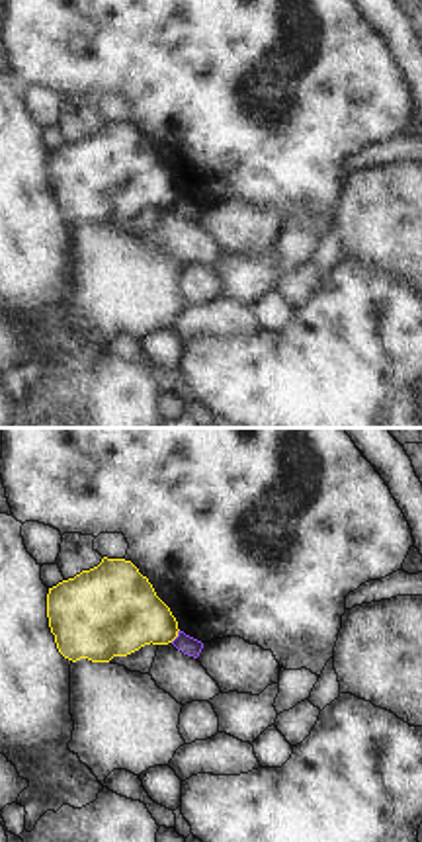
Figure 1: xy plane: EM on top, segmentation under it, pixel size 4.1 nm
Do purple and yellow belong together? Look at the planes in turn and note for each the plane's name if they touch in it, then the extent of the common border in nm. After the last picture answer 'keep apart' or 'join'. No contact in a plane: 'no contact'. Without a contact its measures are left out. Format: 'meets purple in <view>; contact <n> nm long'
meets purple in xy; contact 70 nm long

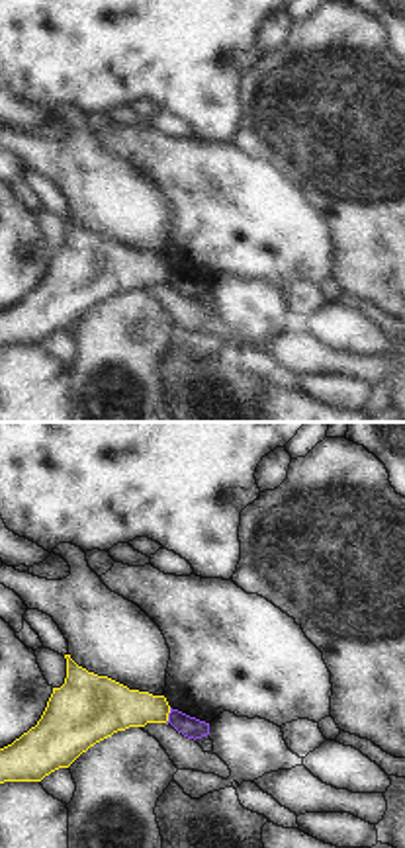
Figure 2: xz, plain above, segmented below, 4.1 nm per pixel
meets purple in xz; contact 70 nm long

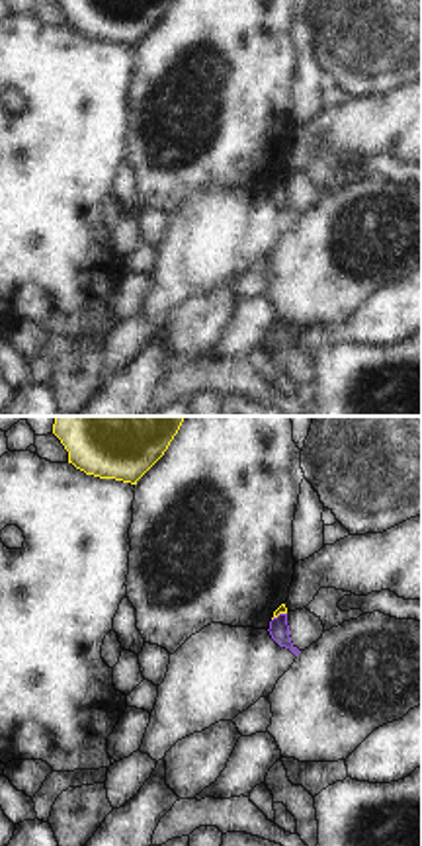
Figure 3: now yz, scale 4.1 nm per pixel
meets purple in yz; contact 70 nm long

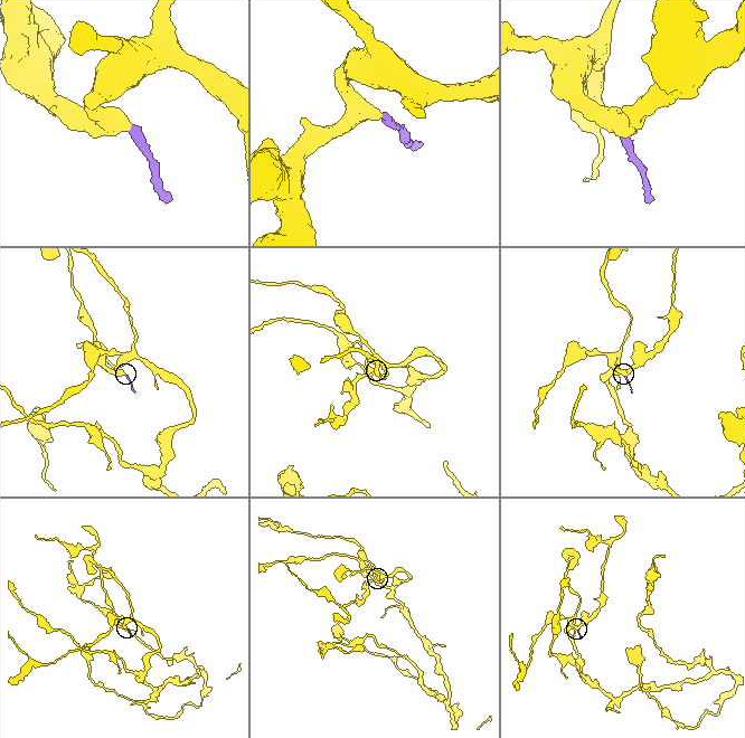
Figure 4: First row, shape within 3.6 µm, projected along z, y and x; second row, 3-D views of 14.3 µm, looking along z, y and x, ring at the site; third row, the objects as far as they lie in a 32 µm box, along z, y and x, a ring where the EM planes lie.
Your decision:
keep apart

